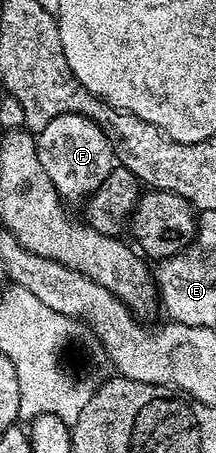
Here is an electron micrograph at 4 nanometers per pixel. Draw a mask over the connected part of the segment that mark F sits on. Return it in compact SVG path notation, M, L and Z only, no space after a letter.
M60 115L51 121L36 136L37 156L51 177L51 185L62 200L84 200L99 189L113 172L115 160L109 139L102 133L98 123L93 123L85 115Z

